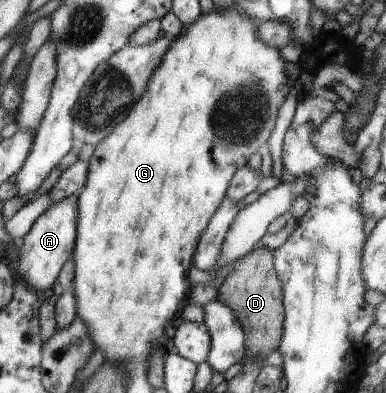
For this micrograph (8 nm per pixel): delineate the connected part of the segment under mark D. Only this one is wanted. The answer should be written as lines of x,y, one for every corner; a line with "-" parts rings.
255,248
233,264
232,270
218,287
216,300
227,304
243,327
248,354
244,357
252,357
251,354
266,354
270,348
278,348
279,340
283,334
283,283
275,271
274,260
274,252
269,248

